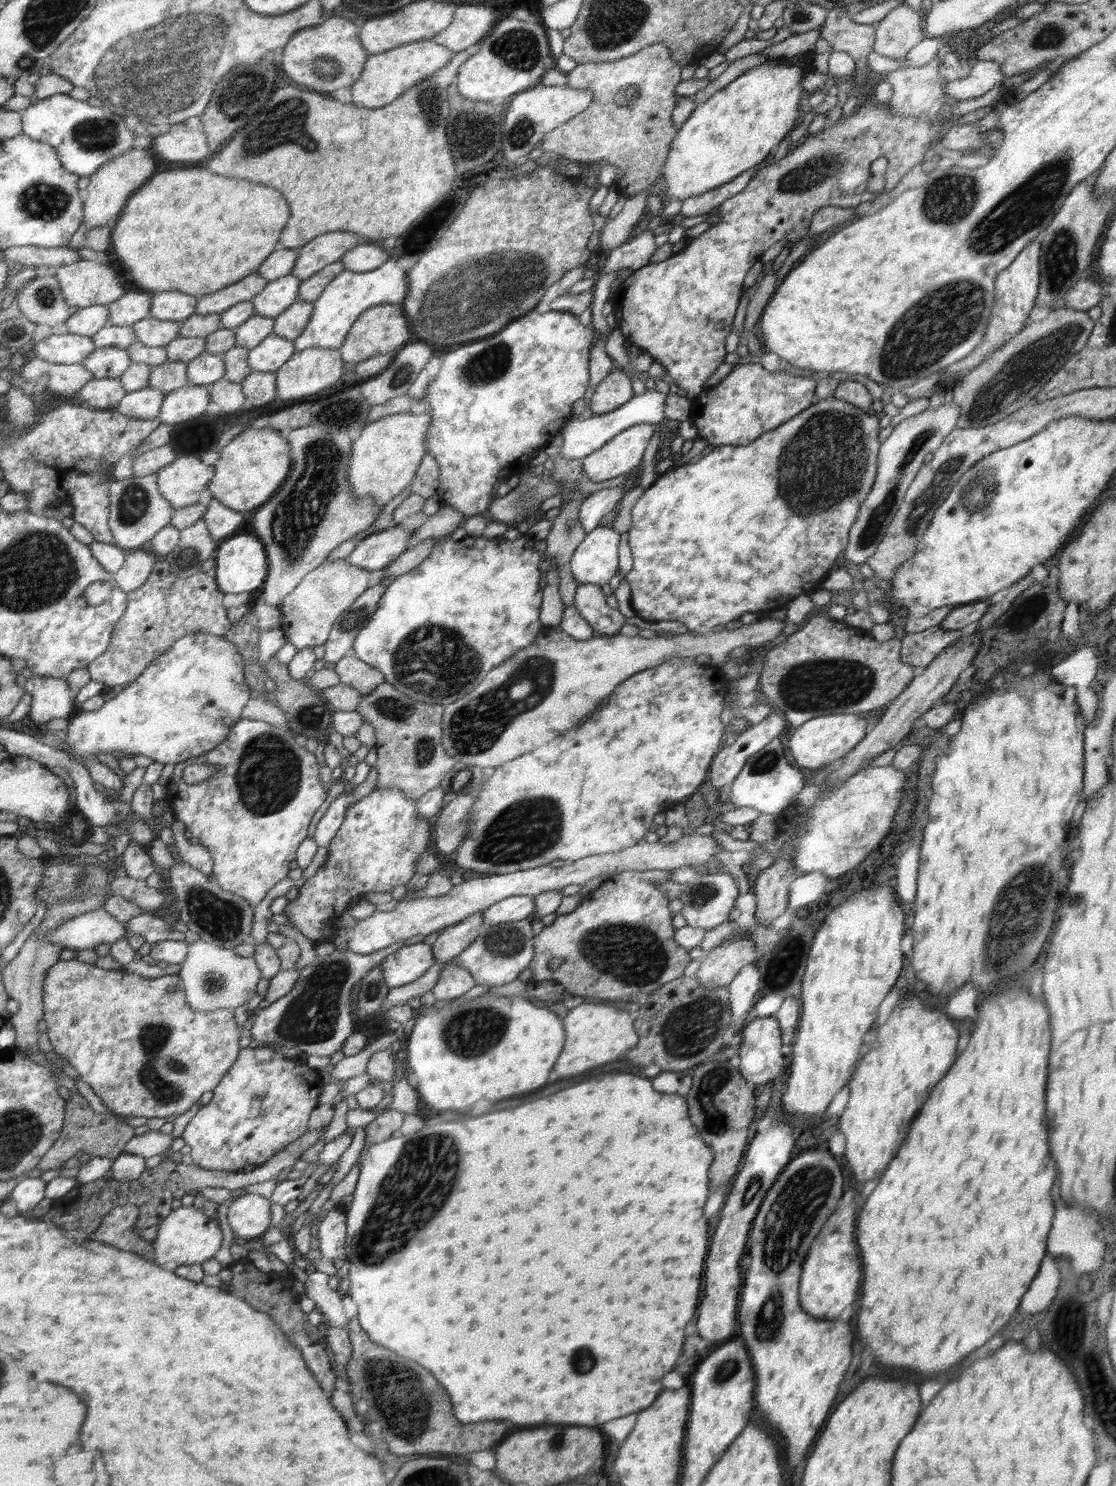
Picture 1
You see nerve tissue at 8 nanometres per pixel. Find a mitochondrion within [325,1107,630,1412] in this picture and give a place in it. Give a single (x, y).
(420, 1176)

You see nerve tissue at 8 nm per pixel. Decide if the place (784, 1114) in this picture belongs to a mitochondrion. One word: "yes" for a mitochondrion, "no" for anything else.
no

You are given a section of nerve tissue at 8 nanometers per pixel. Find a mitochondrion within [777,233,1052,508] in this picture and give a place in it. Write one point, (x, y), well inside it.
(926, 334)

